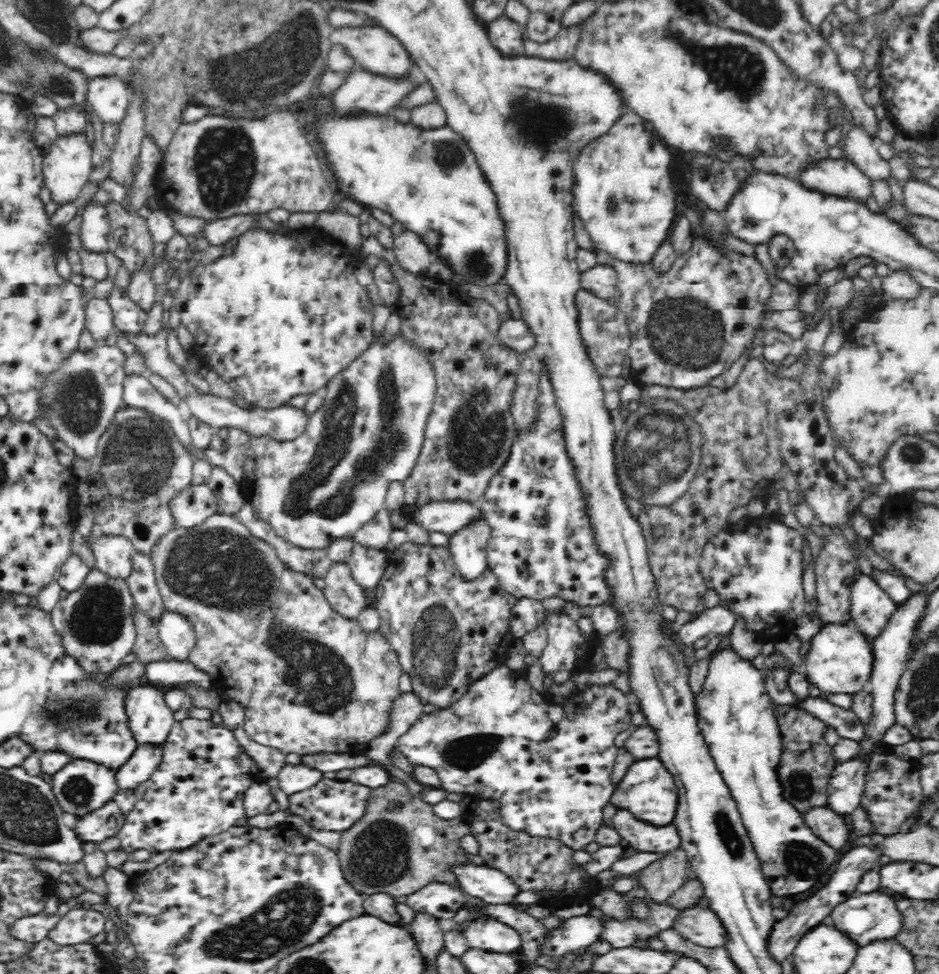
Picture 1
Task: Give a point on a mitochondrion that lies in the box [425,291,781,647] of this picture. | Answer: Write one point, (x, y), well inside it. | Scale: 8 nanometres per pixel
(658, 452)

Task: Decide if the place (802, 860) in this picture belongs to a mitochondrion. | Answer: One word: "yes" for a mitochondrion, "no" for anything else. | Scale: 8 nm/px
yes

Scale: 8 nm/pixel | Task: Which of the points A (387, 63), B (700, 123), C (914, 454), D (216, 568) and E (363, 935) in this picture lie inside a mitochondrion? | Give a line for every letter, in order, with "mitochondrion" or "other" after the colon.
A: other
B: other
C: mitochondrion
D: mitochondrion
E: other

